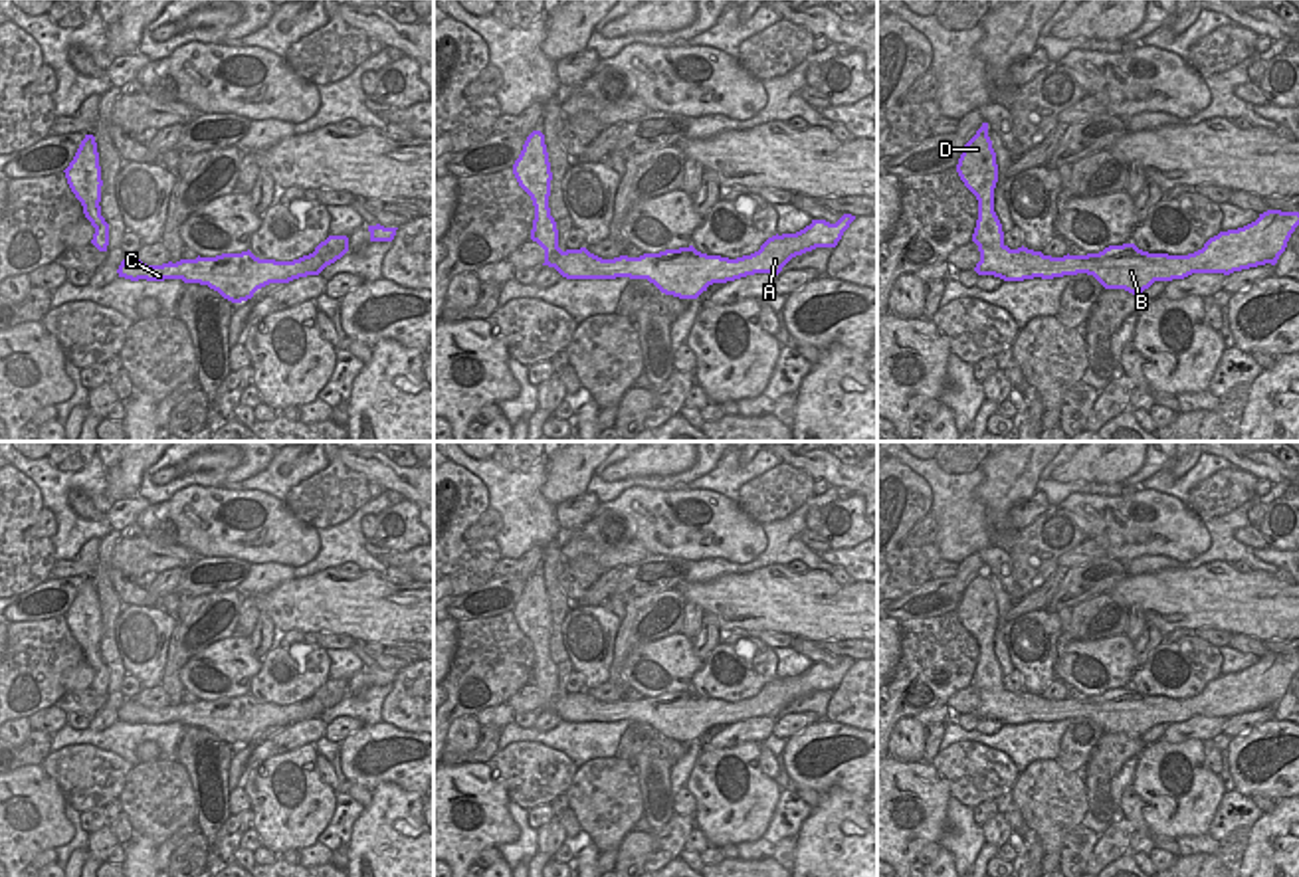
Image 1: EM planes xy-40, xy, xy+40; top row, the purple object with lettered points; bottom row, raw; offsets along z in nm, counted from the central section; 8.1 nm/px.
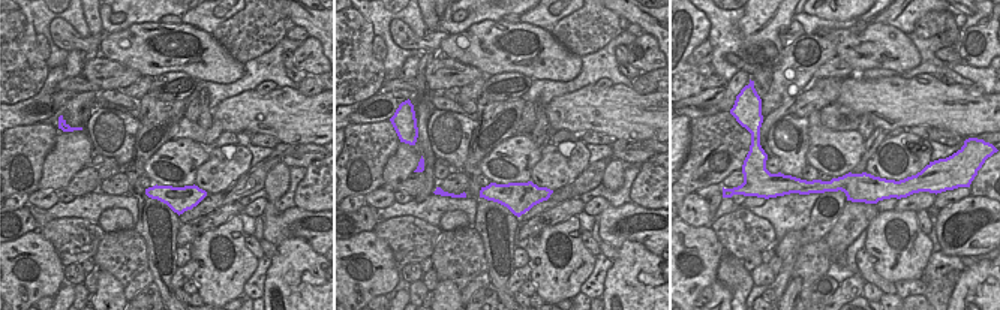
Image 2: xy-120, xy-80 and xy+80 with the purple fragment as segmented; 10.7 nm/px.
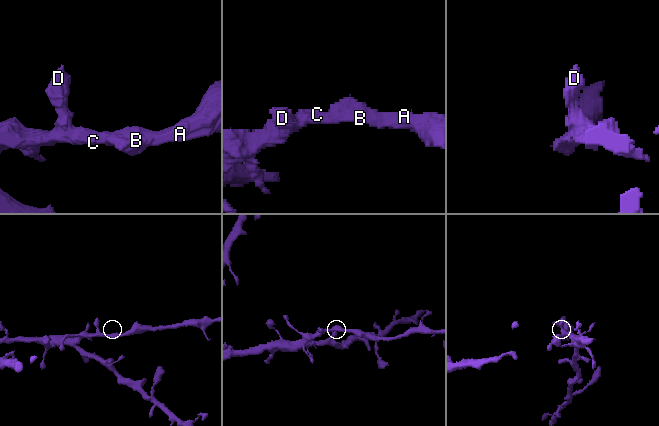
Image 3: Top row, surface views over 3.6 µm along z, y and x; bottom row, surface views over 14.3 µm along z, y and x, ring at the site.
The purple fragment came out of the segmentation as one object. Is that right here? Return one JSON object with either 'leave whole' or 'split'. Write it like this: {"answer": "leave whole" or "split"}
{"answer": "leave whole"}

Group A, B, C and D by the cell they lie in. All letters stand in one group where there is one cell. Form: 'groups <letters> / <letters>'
groups A B C D

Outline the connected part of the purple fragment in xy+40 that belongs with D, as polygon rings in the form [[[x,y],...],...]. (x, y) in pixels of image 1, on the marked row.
[[[988,123],[964,145],[956,164],[964,186],[978,200],[978,220],[972,242],[978,245],[978,275],[1004,281],[1053,279],[1063,275],[1093,275],[1105,289],[1125,289],[1141,295],[1154,281],[1184,279],[1192,273],[1224,273],[1275,265],[1299,226],[1299,212],[1267,210],[1244,228],[1220,232],[1202,249],[1188,255],[1149,253],[1135,244],[1109,245],[1099,253],[1051,257],[1028,247],[1010,249],[994,212],[998,164]]]

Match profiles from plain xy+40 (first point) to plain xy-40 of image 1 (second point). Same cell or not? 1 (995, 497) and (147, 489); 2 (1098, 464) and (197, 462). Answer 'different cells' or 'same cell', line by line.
1: different cells
2: same cell

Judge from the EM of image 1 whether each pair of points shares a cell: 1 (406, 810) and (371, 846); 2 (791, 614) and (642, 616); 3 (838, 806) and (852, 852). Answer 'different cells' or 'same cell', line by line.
1: same cell
2: same cell
3: same cell

